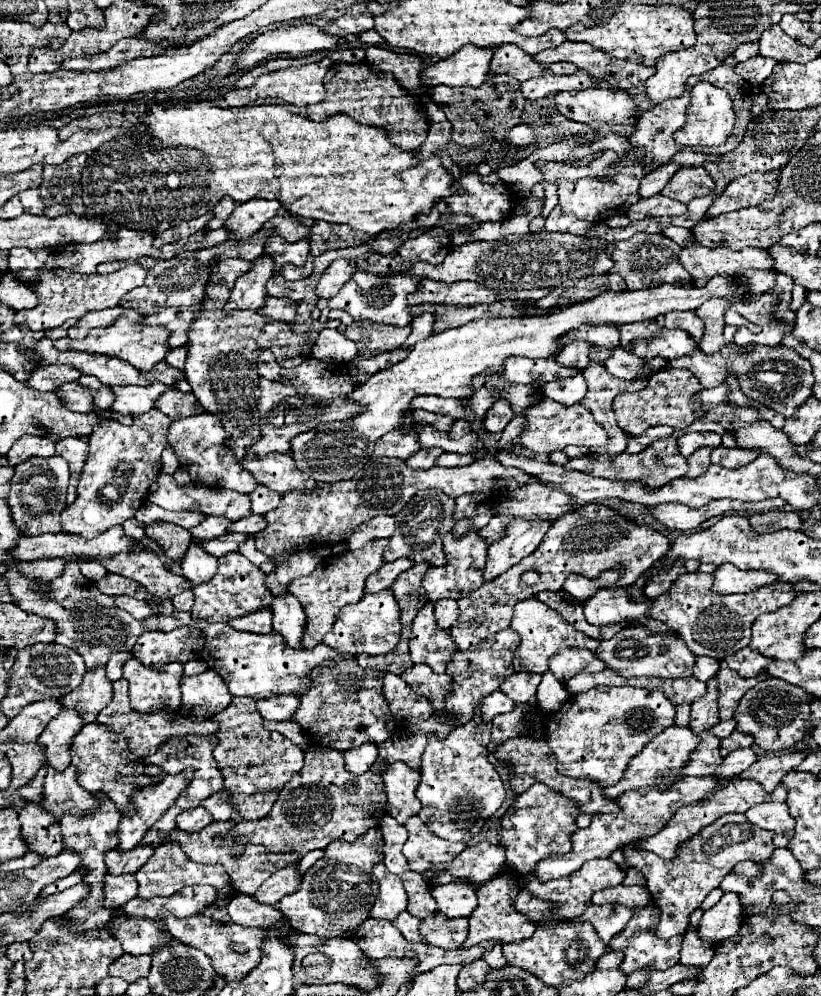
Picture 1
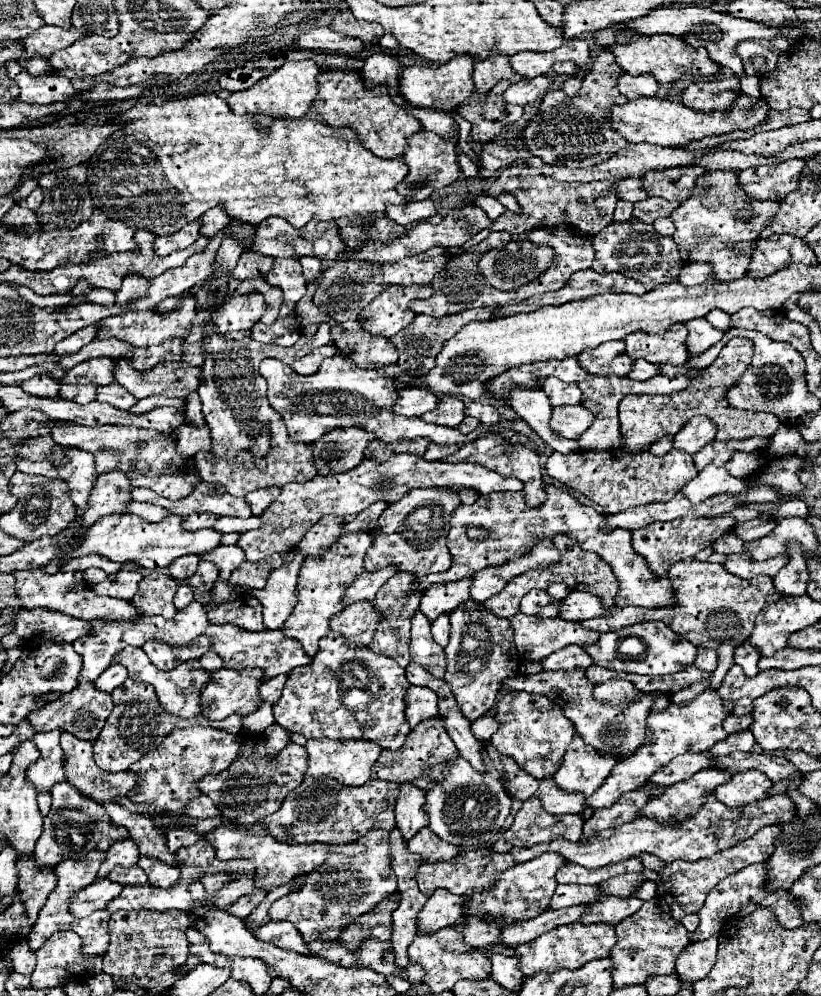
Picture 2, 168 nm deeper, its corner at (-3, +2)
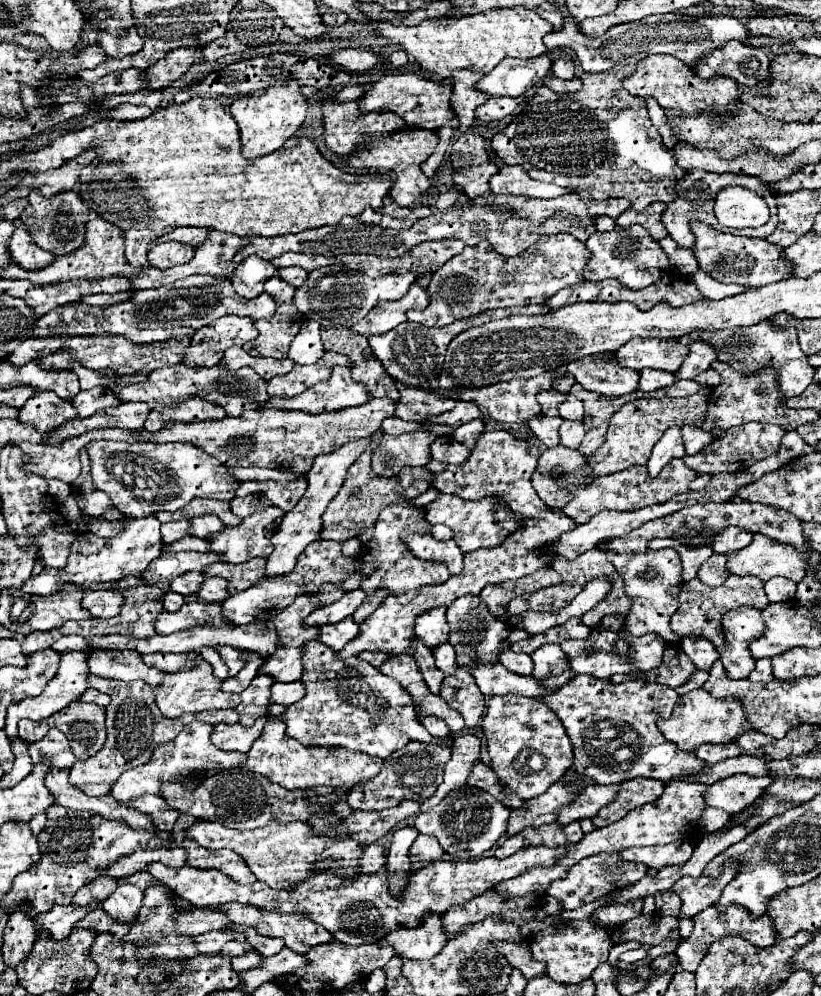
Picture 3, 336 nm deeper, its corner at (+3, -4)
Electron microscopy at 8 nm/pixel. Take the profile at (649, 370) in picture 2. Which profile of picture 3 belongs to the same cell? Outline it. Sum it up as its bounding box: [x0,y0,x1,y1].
[638,369,678,391]

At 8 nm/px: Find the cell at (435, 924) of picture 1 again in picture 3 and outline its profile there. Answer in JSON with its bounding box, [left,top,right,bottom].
[496,941,544,979]

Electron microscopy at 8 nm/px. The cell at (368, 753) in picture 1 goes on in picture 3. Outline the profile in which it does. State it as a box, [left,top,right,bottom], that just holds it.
[244,719,382,789]

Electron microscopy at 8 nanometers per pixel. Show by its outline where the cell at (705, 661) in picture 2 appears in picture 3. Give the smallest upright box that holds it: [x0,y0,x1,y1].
[680,637,718,671]

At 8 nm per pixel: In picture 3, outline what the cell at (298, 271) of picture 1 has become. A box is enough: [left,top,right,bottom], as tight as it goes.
[278,267,308,287]

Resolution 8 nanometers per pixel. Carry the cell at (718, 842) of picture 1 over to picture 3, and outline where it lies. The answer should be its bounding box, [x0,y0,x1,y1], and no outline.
[672,861,740,919]

